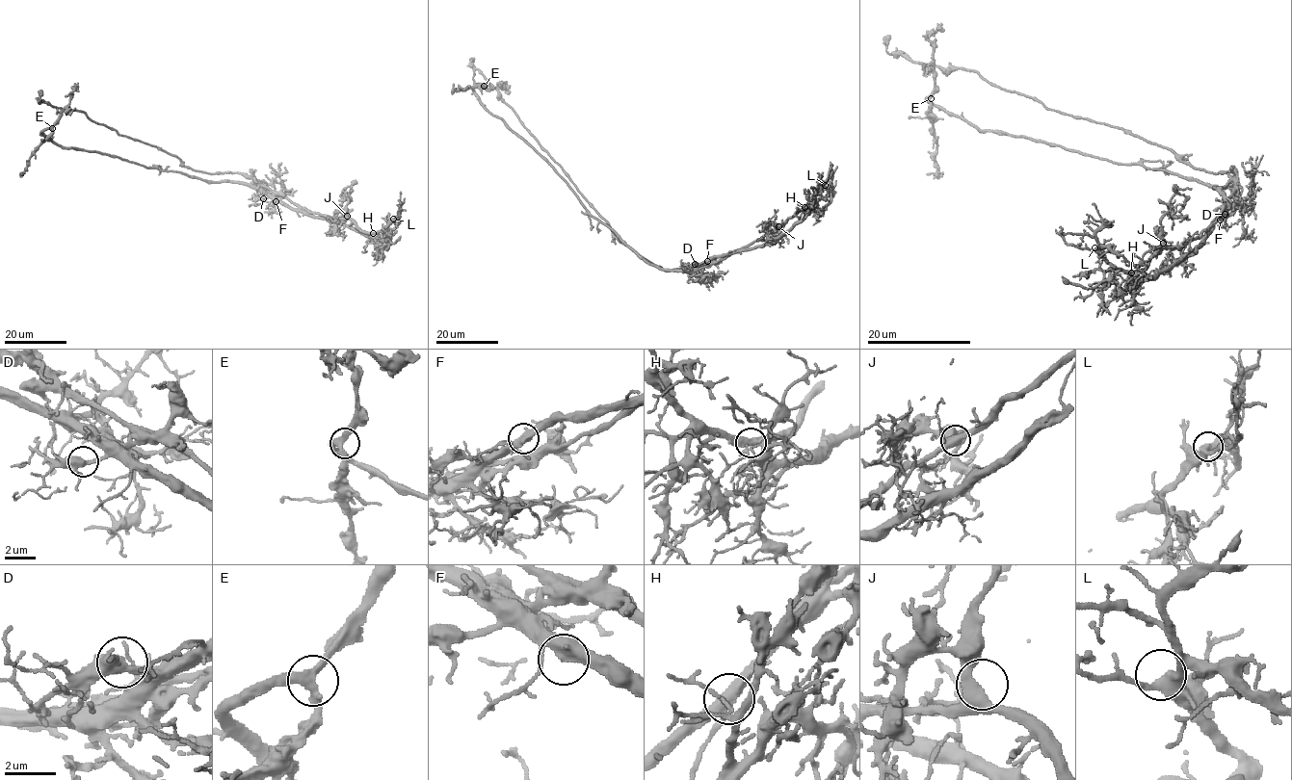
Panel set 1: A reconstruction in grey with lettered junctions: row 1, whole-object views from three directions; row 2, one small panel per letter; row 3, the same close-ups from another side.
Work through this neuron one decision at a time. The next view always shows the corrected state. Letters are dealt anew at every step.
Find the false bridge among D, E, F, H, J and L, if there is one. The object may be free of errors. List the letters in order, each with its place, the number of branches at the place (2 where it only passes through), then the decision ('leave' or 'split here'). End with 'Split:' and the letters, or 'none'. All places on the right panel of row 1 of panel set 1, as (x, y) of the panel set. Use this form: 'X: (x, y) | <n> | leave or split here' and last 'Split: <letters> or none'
D: (1225, 214) | 3 | leave
E: (931, 98) | 3 | leave
F: (1220, 220) | 3 | leave
H: (1131, 272) | 3 | split here
J: (1163, 243) | 3 | leave
L: (1094, 247) | 3 | leave
Split: H

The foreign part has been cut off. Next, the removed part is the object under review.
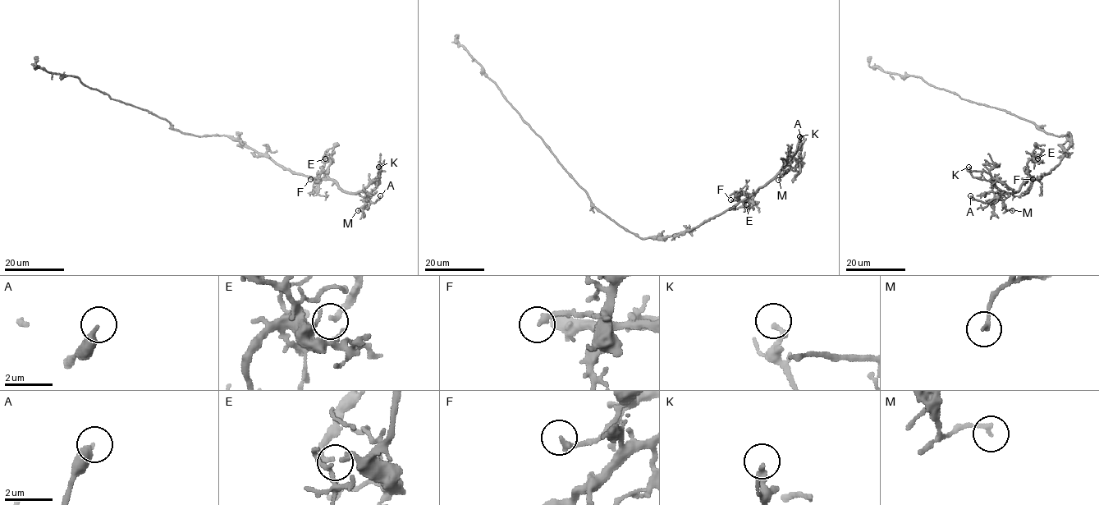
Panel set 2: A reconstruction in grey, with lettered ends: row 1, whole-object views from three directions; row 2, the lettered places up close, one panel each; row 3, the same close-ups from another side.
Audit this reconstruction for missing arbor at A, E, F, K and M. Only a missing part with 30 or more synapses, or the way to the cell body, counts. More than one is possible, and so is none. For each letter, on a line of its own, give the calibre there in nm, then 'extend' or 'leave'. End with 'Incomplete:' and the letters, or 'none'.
A: 360 nm thick; extend
E: 200 nm thick; leave
F: 220 nm thick; leave
K: 240 nm thick; leave
M: 160 nm thick; leave
Incomplete: A

